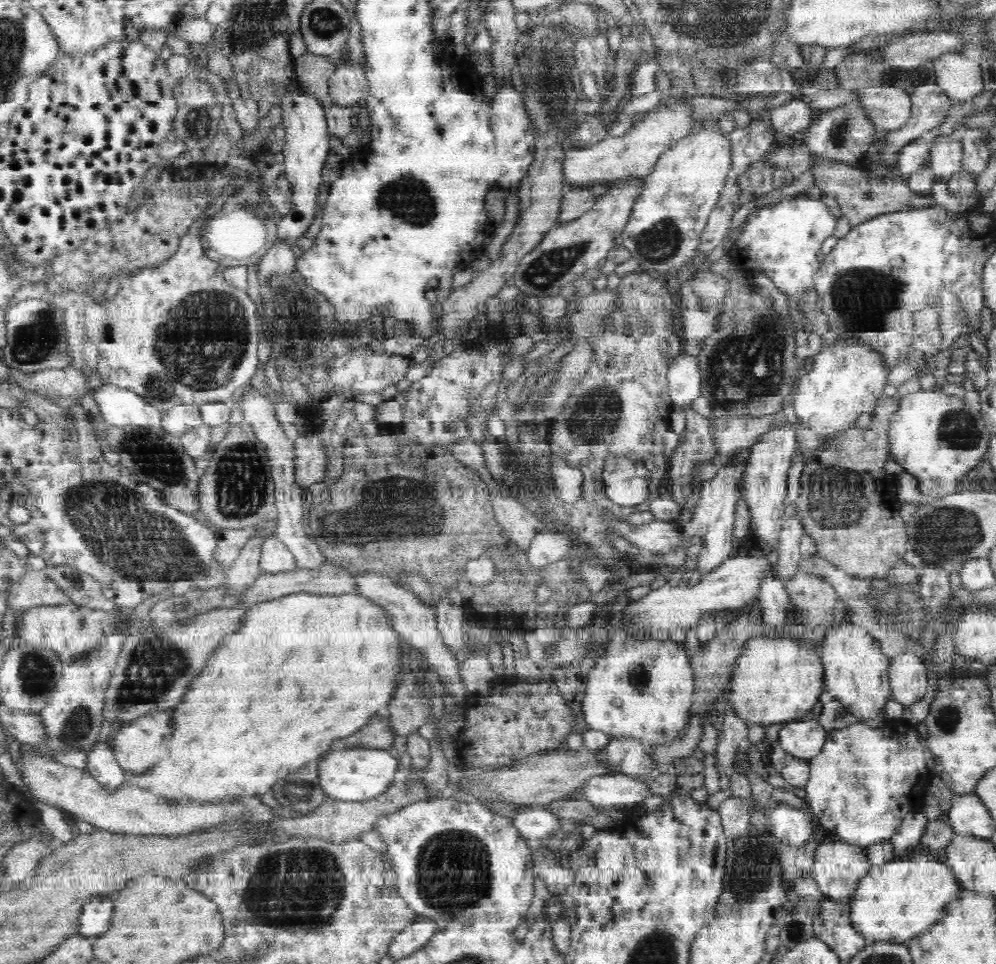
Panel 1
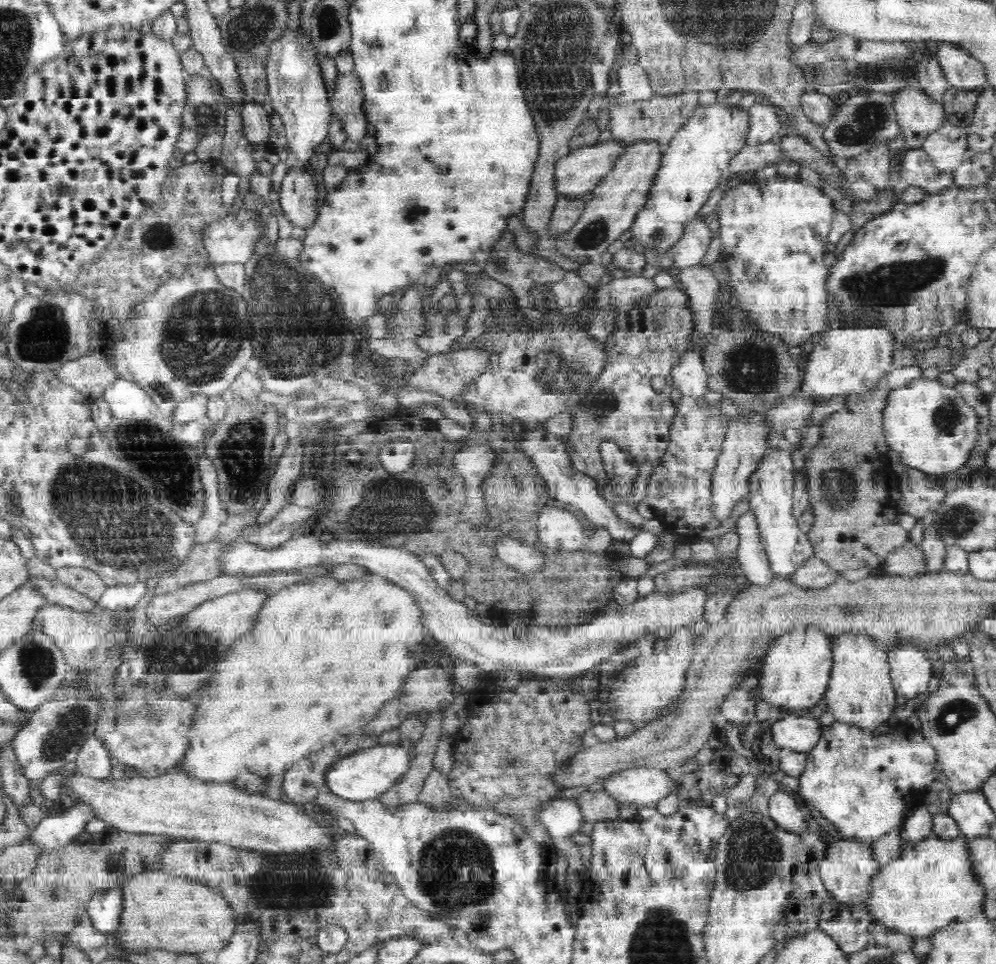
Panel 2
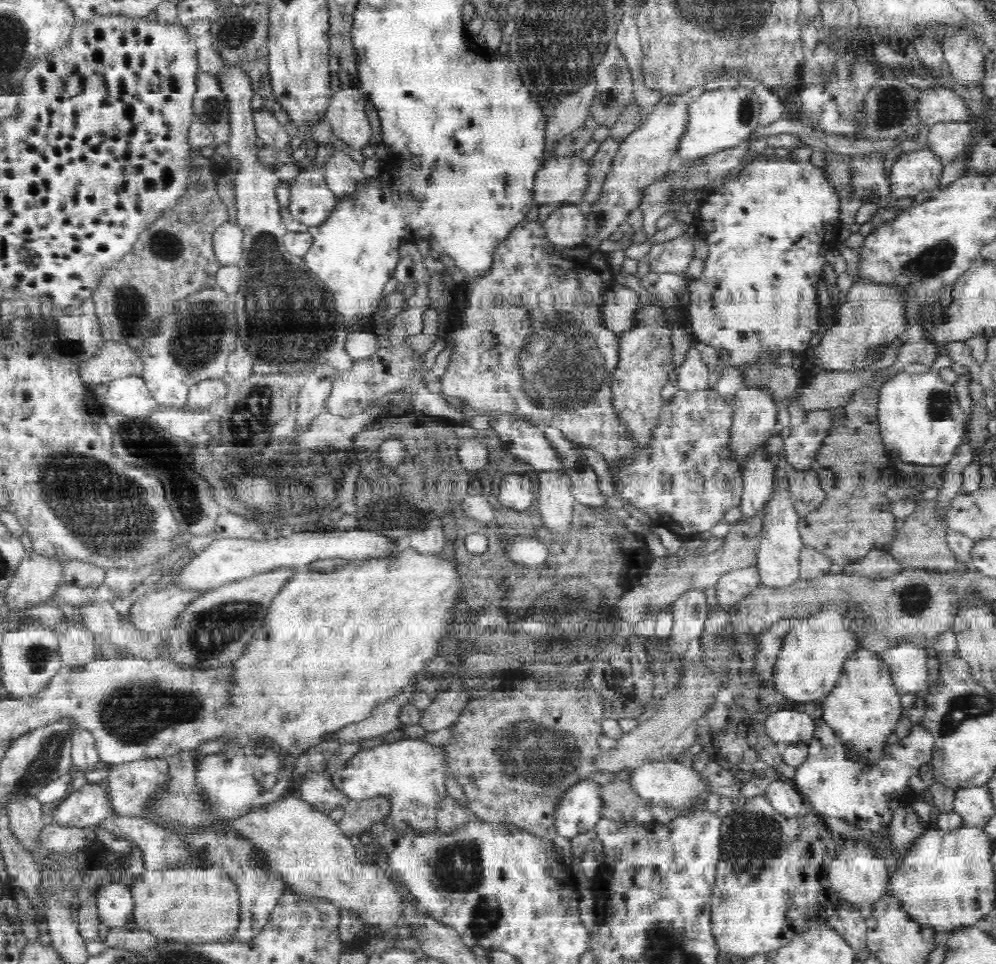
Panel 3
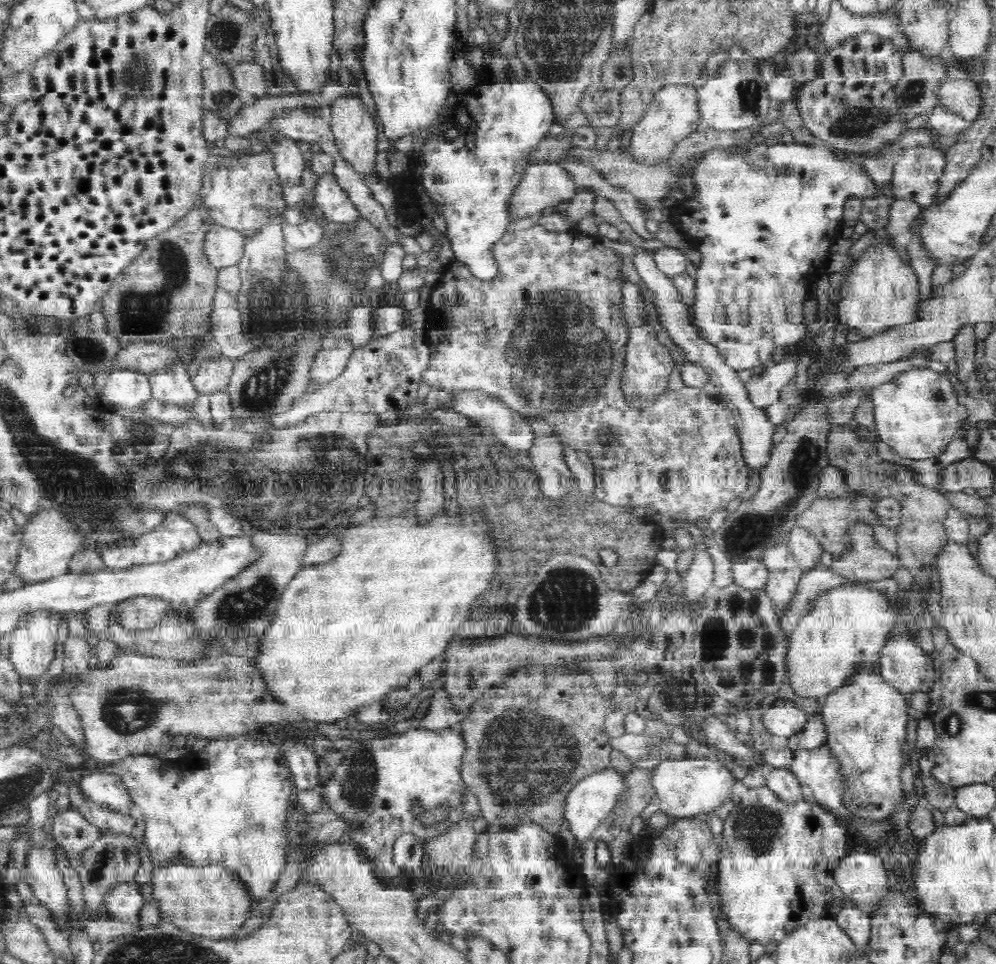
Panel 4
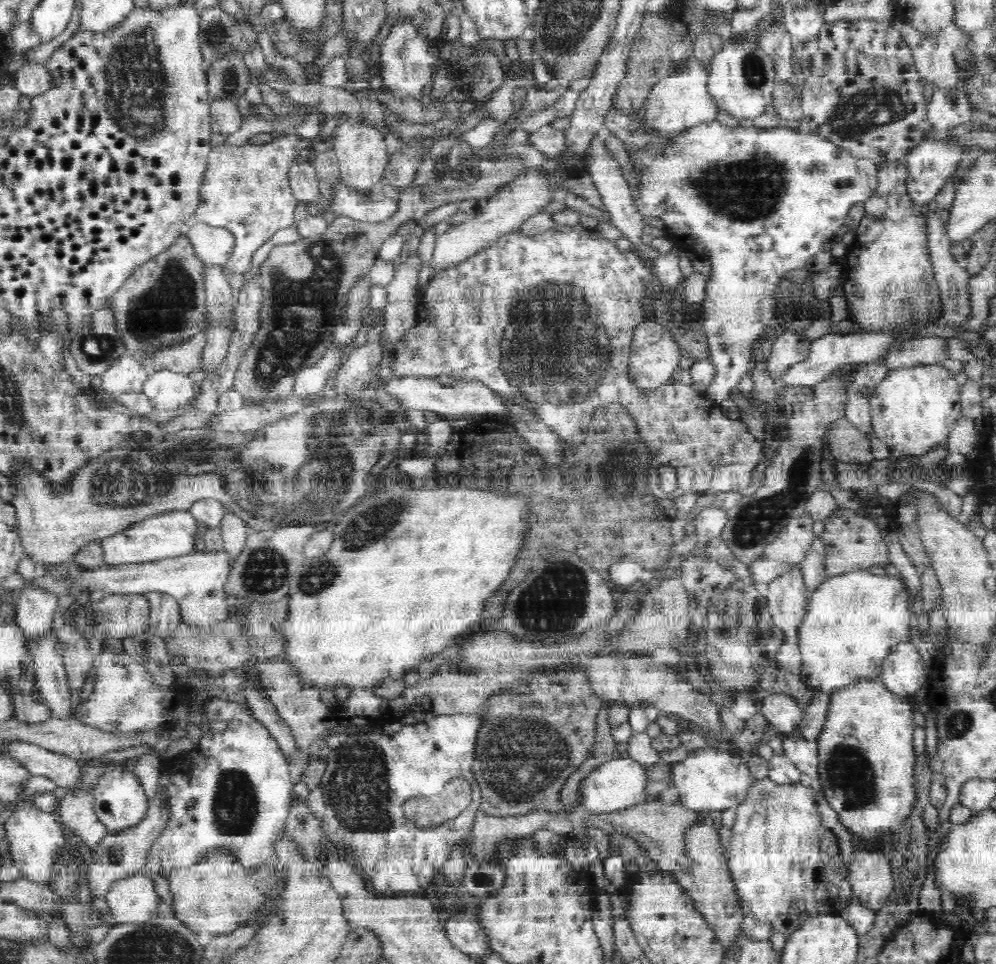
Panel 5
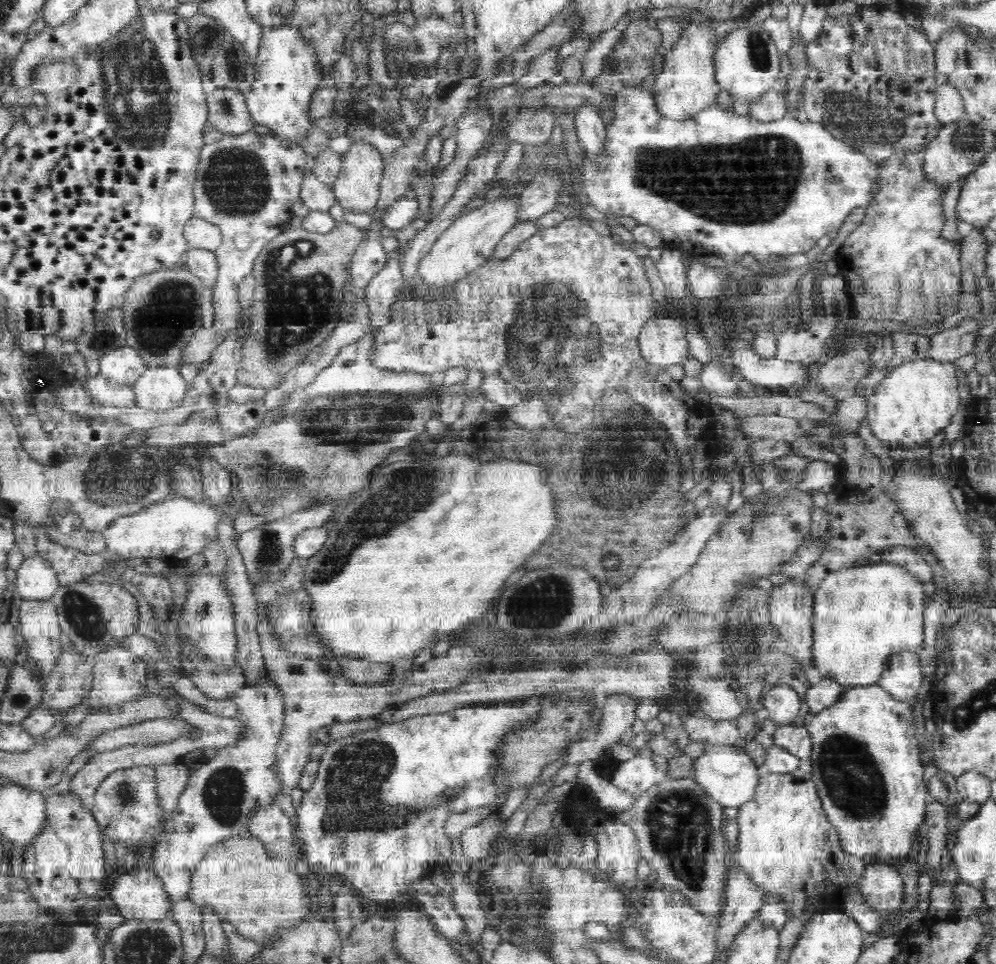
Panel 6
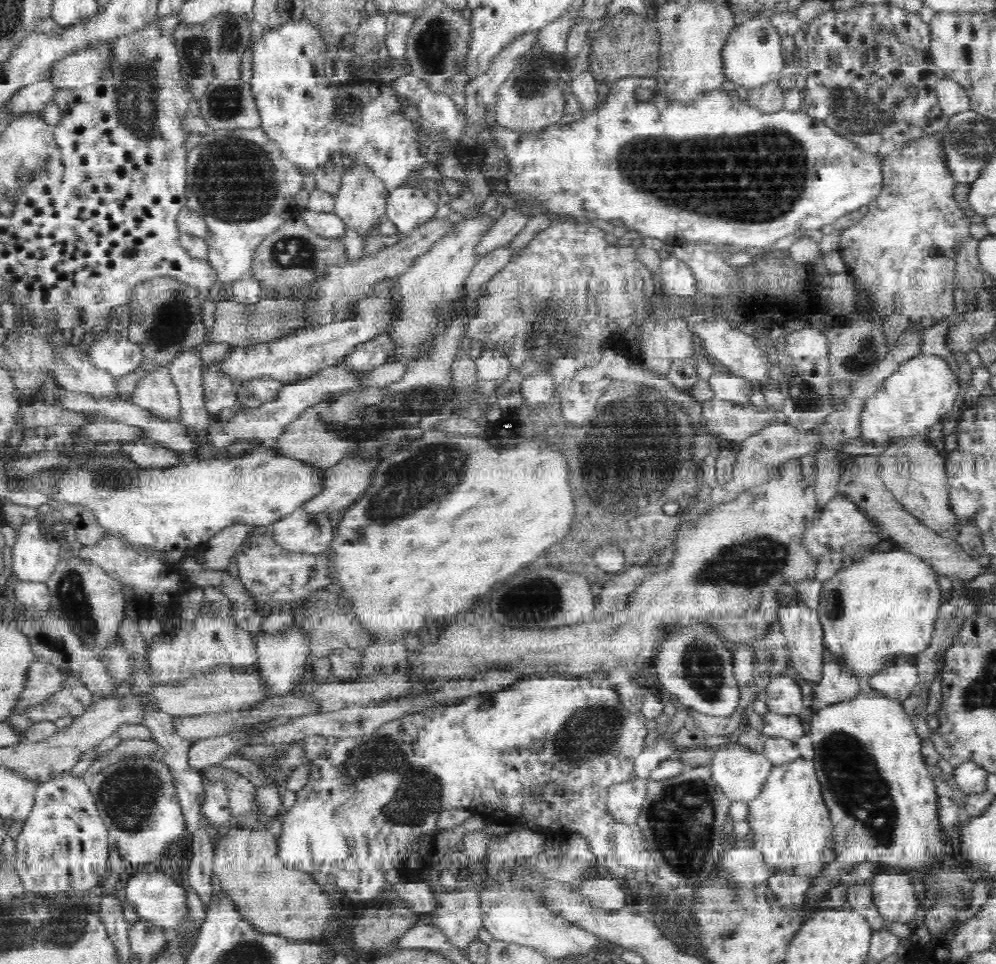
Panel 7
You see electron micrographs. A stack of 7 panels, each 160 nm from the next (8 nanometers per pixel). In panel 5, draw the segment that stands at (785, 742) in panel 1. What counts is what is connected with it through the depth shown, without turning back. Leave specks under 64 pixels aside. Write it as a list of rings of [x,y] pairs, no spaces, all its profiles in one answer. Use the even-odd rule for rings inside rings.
[[[786,693],[769,695],[761,704],[761,711],[770,726],[782,735],[798,728],[799,722],[803,719],[804,710],[800,708],[799,701],[793,696],[786,696]]]

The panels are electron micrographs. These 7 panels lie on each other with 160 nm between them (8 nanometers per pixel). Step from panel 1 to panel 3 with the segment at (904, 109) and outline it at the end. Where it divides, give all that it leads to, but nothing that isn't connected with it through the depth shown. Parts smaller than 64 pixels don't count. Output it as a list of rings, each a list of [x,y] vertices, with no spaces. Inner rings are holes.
[[[944,86],[924,88],[920,104],[920,121],[930,127],[940,121],[966,121],[973,116],[966,106],[966,100],[953,90]]]

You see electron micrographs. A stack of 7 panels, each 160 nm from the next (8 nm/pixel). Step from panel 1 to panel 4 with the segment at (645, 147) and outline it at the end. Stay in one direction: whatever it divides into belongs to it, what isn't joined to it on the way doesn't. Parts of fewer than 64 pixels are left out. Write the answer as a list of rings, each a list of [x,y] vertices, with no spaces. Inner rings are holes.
[[[557,162],[528,164],[520,181],[508,196],[508,222],[516,222],[539,215],[544,208],[554,207],[560,201],[570,200],[577,192],[573,178]]]

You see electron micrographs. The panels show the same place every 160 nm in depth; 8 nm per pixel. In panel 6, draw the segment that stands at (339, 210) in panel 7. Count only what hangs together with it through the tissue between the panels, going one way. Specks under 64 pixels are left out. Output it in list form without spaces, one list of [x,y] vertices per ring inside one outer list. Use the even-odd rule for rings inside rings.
[[[361,140],[353,142],[345,157],[341,159],[341,172],[338,180],[331,186],[336,202],[344,211],[370,215],[379,199],[385,163],[375,147]]]

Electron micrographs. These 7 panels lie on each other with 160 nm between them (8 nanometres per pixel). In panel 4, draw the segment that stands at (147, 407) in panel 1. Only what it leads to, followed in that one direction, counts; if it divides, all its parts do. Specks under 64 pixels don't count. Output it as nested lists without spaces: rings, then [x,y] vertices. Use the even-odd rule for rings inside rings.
[[[116,368],[108,373],[102,396],[113,405],[138,411],[146,401],[153,400],[149,375],[131,368]]]

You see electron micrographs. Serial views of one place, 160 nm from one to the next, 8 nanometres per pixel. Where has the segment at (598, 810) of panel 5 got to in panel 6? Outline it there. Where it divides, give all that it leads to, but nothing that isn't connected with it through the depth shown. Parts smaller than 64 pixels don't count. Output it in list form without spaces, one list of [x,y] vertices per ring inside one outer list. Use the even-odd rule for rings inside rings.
[[[653,752],[651,756],[644,756],[642,759],[635,756],[630,760],[623,761],[611,781],[616,786],[629,790],[639,797],[646,788],[656,783],[660,777],[653,760],[654,756],[656,754]]]

